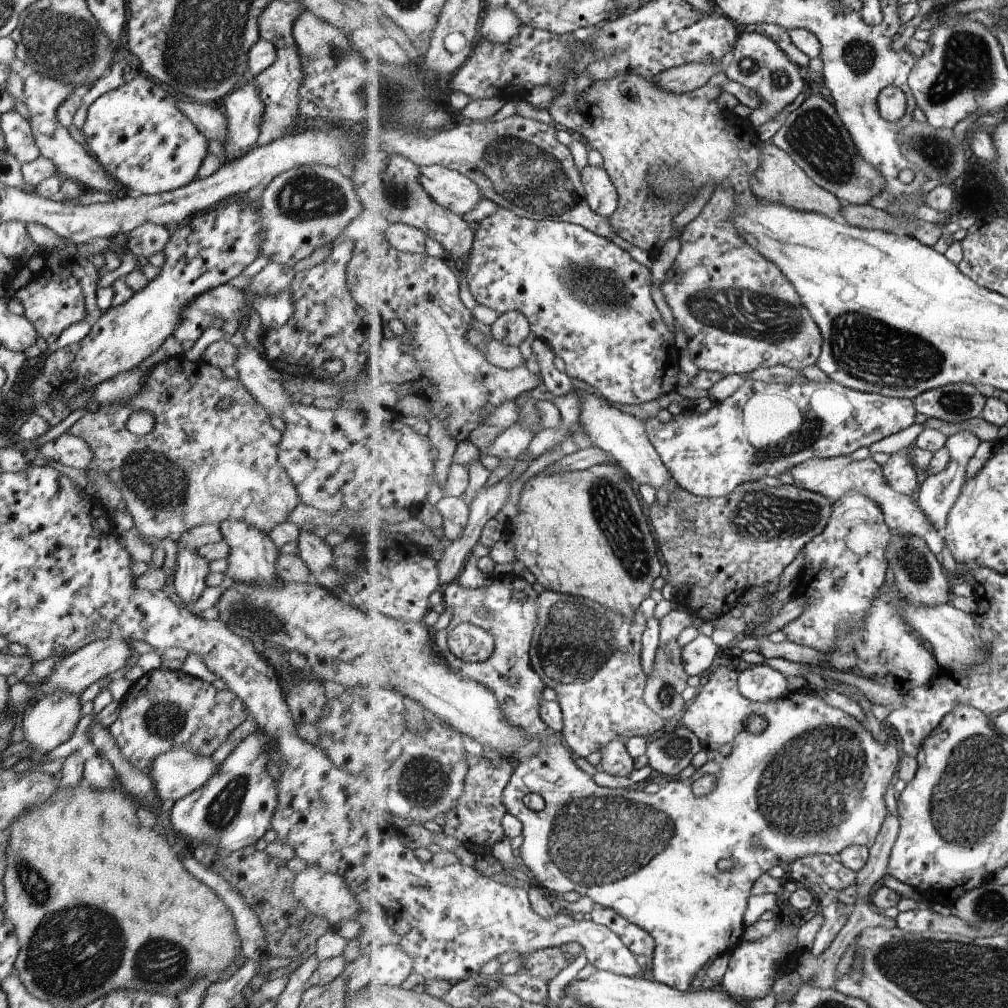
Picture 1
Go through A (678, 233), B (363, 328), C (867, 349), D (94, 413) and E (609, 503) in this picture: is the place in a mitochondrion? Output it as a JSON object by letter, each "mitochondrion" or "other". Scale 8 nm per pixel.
{"A":"other","B":"other","C":"mitochondrion","D":"other","E":"mitochondrion"}

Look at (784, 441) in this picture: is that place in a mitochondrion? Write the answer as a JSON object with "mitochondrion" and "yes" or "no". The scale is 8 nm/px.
{"mitochondrion":"yes"}

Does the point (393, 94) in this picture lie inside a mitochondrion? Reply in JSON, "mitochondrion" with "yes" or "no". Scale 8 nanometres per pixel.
{"mitochondrion":"yes"}

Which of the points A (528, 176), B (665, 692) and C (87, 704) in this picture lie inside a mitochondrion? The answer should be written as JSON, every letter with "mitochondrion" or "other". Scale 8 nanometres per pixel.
{"A":"mitochondrion","B":"mitochondrion","C":"other"}

